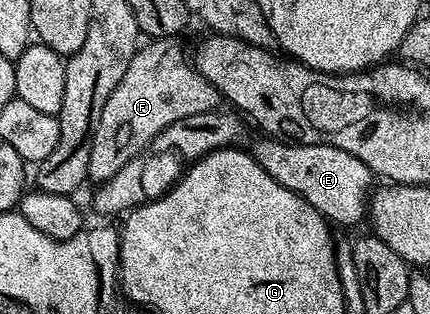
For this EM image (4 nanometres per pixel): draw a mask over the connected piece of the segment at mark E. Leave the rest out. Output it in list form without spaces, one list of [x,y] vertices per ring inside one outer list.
[[[278,137],[261,138],[255,141],[254,147],[252,146],[254,160],[277,183],[284,185],[304,201],[308,201],[308,205],[312,205],[312,209],[316,209],[331,224],[343,223],[344,226],[350,227],[353,223],[358,223],[361,219],[363,222],[367,218],[368,200],[372,194],[372,186],[370,187],[372,172],[368,169],[368,165],[364,165],[364,161],[352,157],[352,153],[348,153],[344,149],[336,149],[327,143],[296,143],[293,141],[283,141]]]

